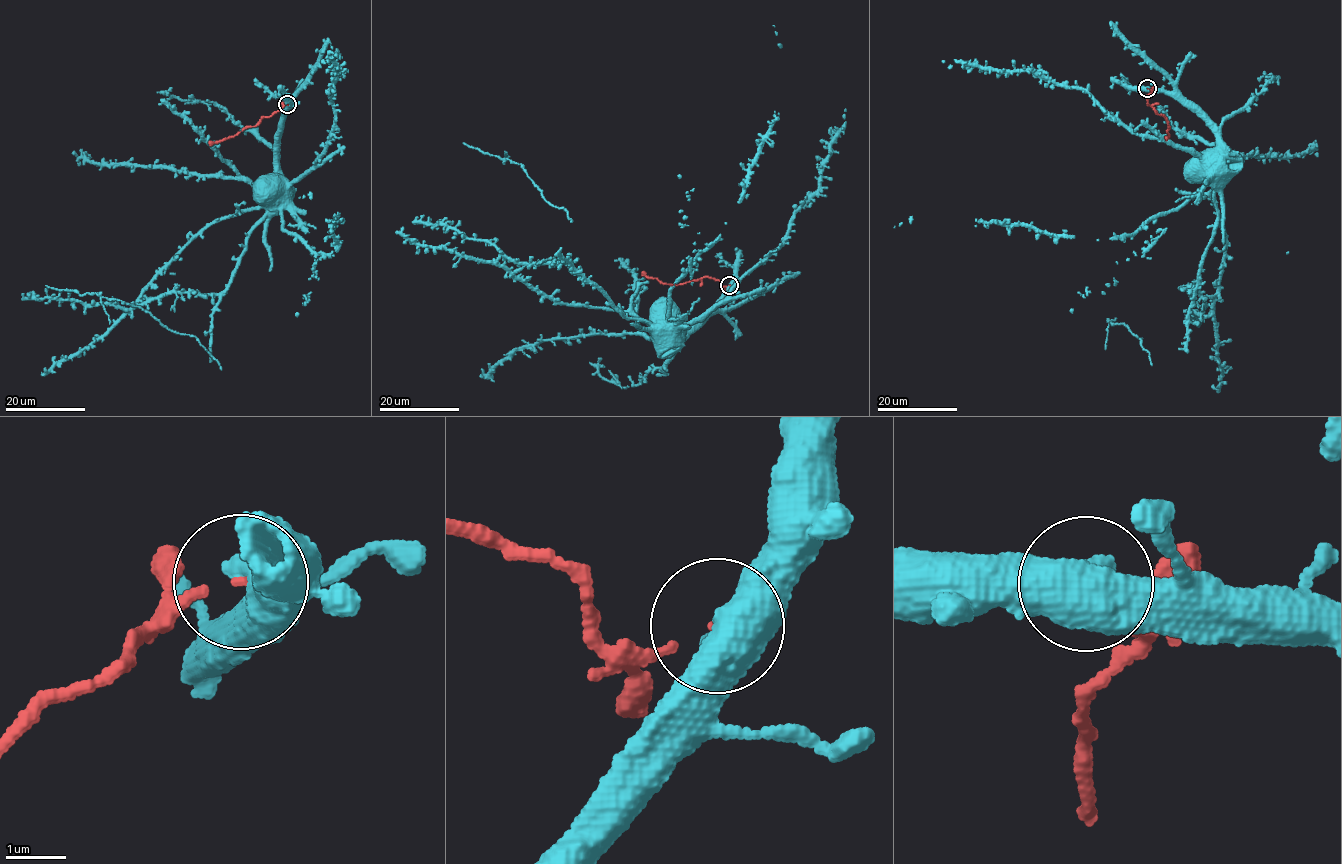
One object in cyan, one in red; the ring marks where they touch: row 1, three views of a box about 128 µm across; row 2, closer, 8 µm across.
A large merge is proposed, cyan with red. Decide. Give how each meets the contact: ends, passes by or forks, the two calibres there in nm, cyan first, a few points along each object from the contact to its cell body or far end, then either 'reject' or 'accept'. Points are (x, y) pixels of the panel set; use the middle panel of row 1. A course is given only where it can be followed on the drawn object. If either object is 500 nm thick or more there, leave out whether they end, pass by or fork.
600/70 nm | cyan via (729, 285), (724, 298), (677, 338), (660, 335), (662, 328) | red via (729, 285), (723, 286), (707, 276), (666, 284), (649, 278), (643, 271) | reject

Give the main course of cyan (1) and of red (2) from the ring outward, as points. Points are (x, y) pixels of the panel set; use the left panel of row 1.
1: (287, 104), (290, 106), (276, 147), (275, 174), (266, 186), (269, 191)
2: (287, 105), (263, 117), (255, 126), (245, 127), (223, 141), (209, 143)

